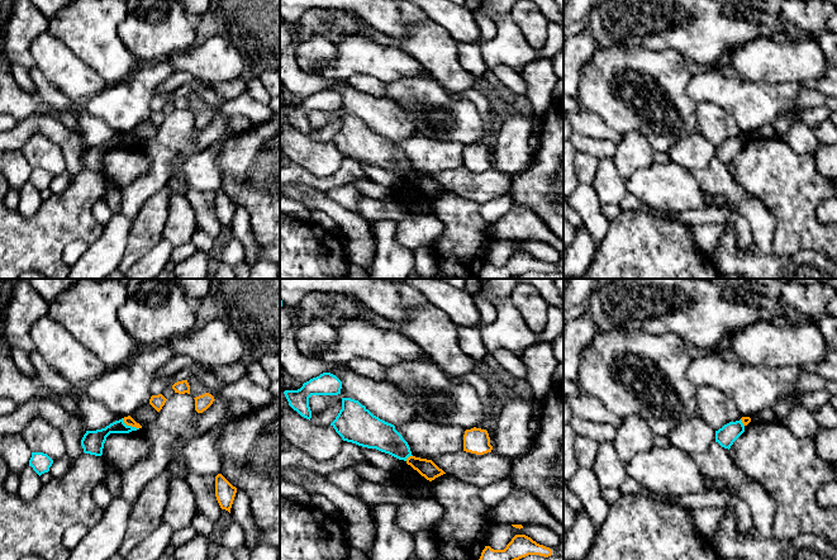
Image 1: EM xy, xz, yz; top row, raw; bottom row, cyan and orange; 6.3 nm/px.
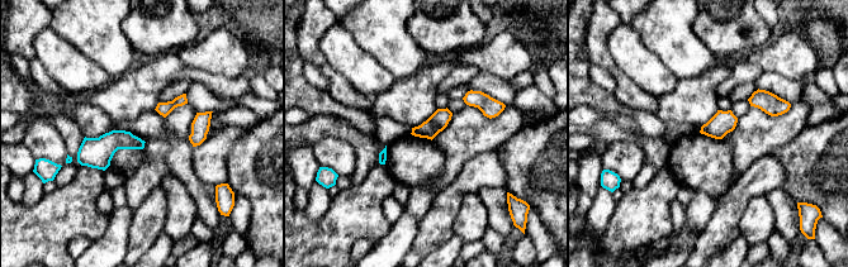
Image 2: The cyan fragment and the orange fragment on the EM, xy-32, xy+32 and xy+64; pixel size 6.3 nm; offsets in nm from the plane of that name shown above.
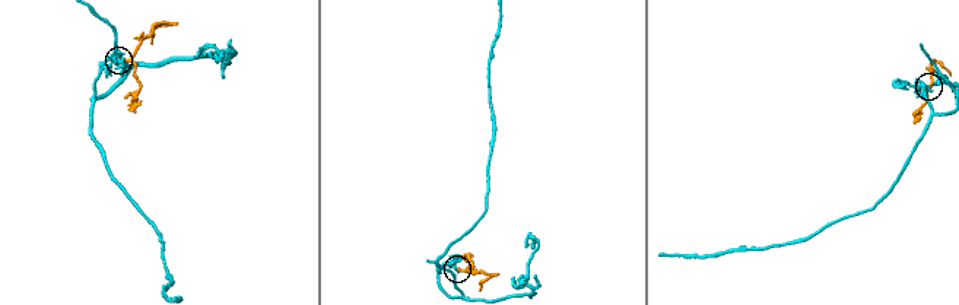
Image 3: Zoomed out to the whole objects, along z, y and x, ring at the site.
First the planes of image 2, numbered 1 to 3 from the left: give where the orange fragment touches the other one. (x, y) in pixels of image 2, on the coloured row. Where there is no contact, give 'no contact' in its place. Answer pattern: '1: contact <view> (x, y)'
1: no contact
2: no contact
3: no contact

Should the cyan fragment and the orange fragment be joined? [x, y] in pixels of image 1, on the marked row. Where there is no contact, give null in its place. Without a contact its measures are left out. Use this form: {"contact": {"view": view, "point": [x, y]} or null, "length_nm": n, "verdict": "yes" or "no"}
{"contact": {"view": "xy", "point": [129, 426]}, "length_nm": 130, "verdict": "no"}

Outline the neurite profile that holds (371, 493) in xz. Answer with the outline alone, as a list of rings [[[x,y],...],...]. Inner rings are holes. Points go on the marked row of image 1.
[[[360,478],[357,480],[357,497],[368,506],[376,503],[403,504],[409,499],[409,495],[393,483],[375,484],[370,480]]]

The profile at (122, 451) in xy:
[[[139,428],[129,433],[110,433],[104,443],[101,457],[105,464],[122,474],[149,455],[151,447]]]

